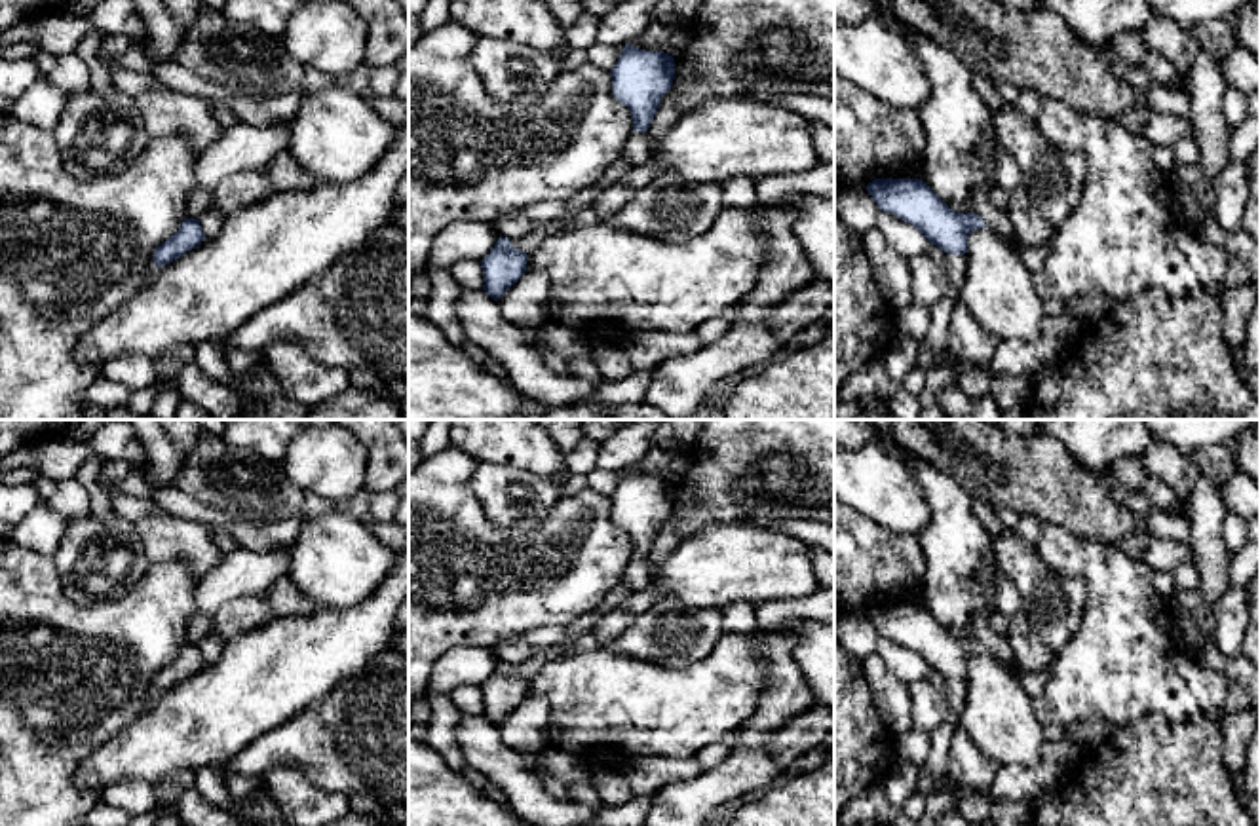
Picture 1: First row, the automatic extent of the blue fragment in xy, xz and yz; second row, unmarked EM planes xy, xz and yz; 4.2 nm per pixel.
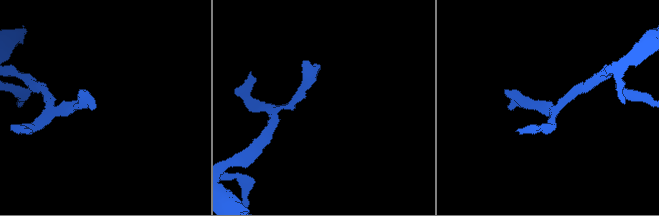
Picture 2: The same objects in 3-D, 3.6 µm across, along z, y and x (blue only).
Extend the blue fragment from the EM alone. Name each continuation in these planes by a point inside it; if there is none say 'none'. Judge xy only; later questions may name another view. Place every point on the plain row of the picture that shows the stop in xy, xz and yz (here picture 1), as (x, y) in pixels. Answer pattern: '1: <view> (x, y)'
none

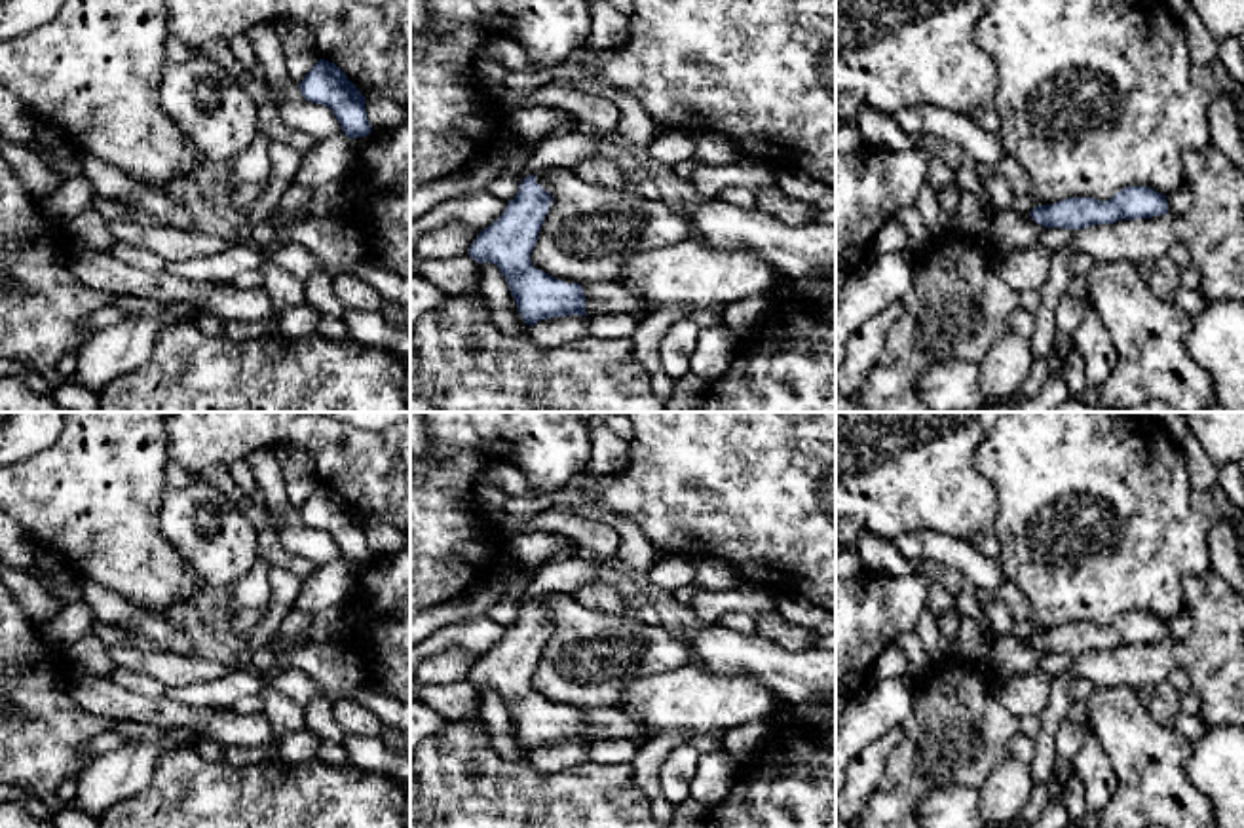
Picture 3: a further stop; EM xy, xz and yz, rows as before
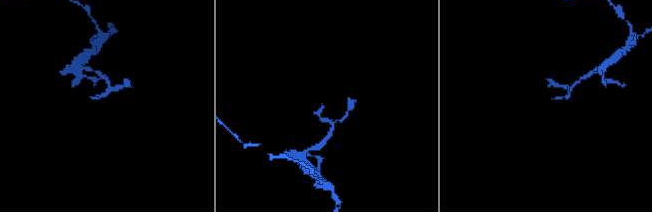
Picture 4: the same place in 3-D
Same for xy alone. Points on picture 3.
none

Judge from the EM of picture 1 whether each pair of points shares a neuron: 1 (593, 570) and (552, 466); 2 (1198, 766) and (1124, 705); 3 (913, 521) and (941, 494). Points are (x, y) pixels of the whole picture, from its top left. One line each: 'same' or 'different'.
1: different
2: different
3: different

